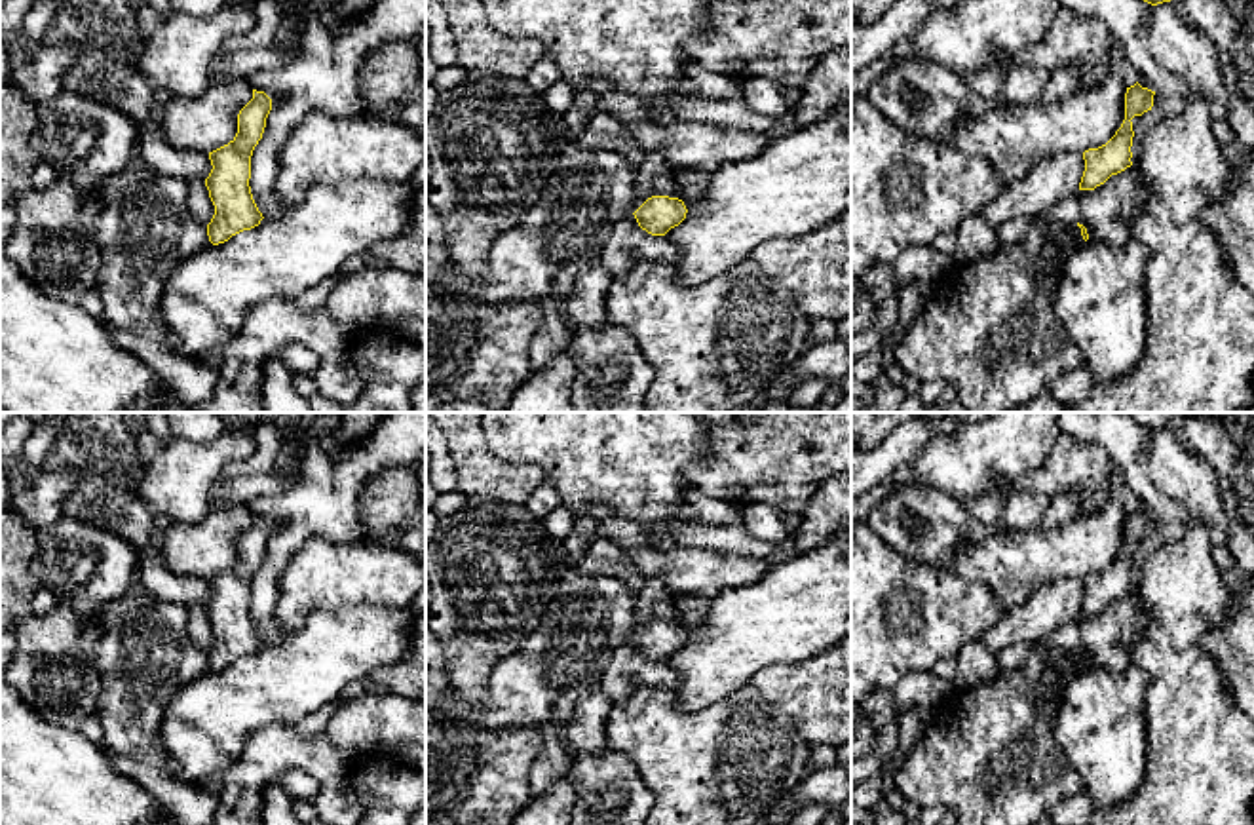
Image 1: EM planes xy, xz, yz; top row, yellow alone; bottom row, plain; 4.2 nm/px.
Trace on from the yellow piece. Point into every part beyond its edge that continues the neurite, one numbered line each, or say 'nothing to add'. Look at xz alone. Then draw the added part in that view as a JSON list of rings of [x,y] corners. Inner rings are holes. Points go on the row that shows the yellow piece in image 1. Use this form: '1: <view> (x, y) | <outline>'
1: xz (664, 185) | [[[659,173],[654,179],[652,196],[669,196],[669,198],[682,200],[680,186],[674,182],[674,179],[671,177],[671,173]]]

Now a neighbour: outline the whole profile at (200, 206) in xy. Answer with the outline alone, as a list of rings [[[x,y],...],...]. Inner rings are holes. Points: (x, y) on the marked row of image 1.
[[[201,181],[188,182],[188,211],[192,219],[203,226],[211,222],[215,215],[215,205],[209,198],[205,182]]]

